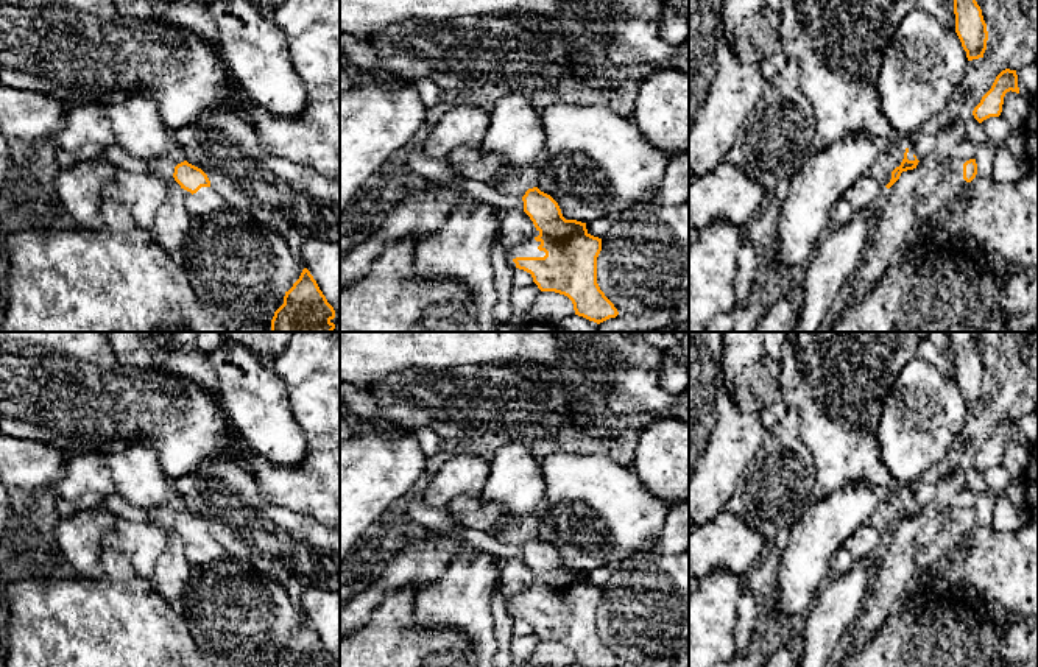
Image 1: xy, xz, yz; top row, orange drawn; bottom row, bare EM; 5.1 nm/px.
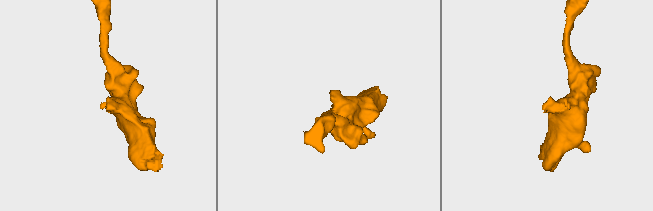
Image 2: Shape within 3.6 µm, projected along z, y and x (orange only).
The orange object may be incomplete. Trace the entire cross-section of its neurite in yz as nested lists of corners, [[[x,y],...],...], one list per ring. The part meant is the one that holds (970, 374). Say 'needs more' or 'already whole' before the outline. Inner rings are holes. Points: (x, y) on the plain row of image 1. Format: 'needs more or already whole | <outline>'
already whole | [[[948,332],[954,346],[955,382],[968,410],[983,407],[988,380],[974,346],[974,332]]]

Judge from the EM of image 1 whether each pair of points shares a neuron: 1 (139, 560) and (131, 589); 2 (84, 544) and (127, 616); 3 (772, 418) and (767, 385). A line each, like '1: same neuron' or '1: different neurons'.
1: different neurons
2: different neurons
3: different neurons

